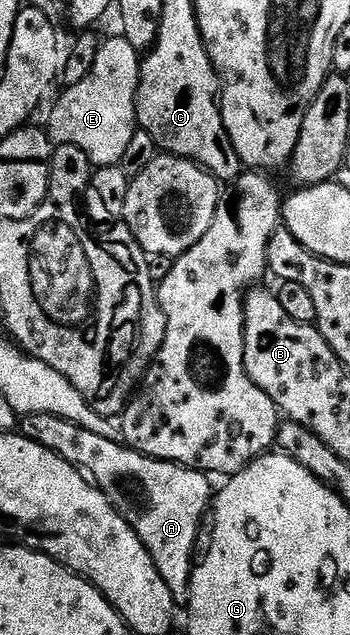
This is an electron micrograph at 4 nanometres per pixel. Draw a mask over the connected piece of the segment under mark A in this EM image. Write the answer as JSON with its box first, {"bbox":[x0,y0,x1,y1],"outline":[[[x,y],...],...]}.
{"bbox":[18,412,213,598],"outline":[[[42,412],[29,414],[18,421],[18,431],[25,438],[53,450],[61,458],[82,470],[93,481],[95,487],[101,489],[109,498],[109,502],[129,522],[129,526],[141,538],[141,542],[149,550],[161,578],[165,578],[165,586],[177,598],[183,598],[191,591],[191,574],[195,556],[195,543],[199,540],[199,527],[203,524],[203,515],[208,515],[209,505],[213,500],[213,488],[204,473],[183,464],[170,464],[167,460],[158,460],[128,448],[126,443],[109,442],[109,438],[101,438],[101,434],[93,434],[93,430],[85,430],[85,426],[69,422],[57,414]]]}

